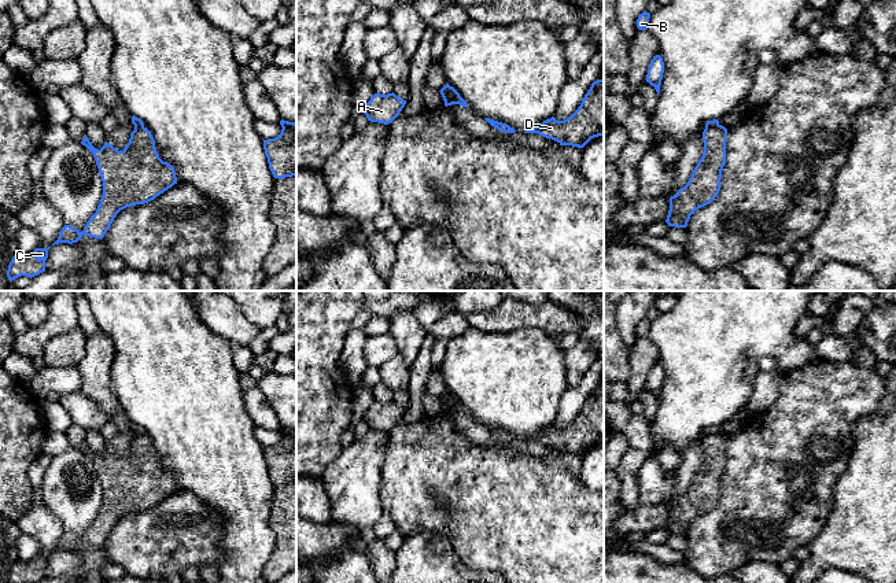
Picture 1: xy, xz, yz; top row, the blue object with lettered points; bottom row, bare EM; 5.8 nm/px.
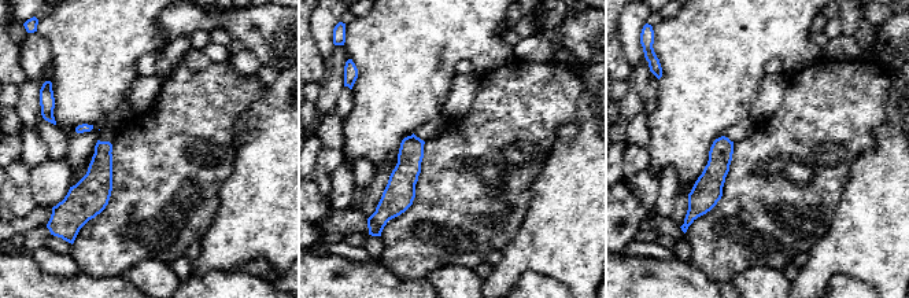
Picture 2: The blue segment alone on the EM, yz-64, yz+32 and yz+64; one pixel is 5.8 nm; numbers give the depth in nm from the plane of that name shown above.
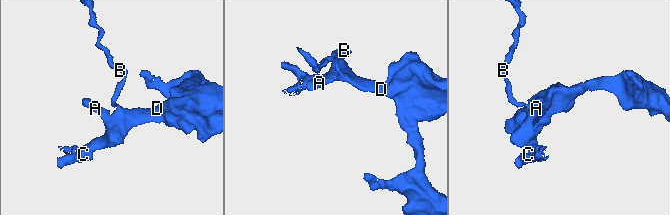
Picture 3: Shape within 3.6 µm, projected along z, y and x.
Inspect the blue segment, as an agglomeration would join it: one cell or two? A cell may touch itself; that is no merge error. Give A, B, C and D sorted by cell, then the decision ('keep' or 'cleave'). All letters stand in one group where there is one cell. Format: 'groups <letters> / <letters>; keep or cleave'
groups A C D / B; cleave

